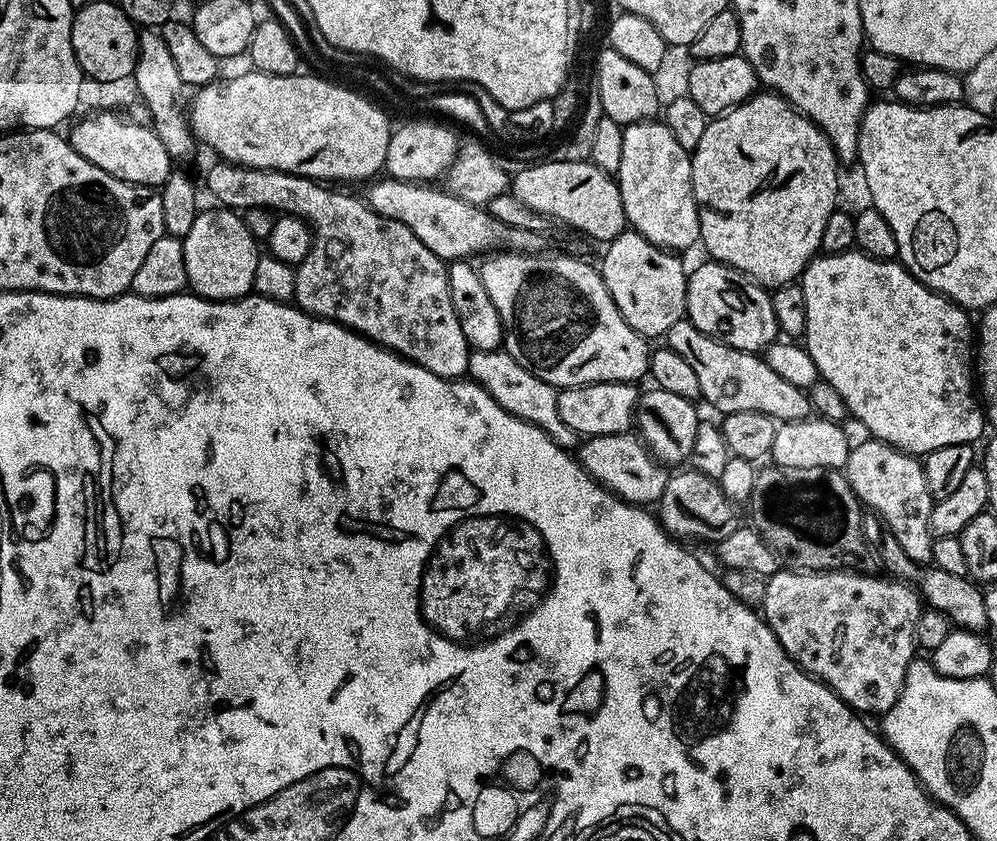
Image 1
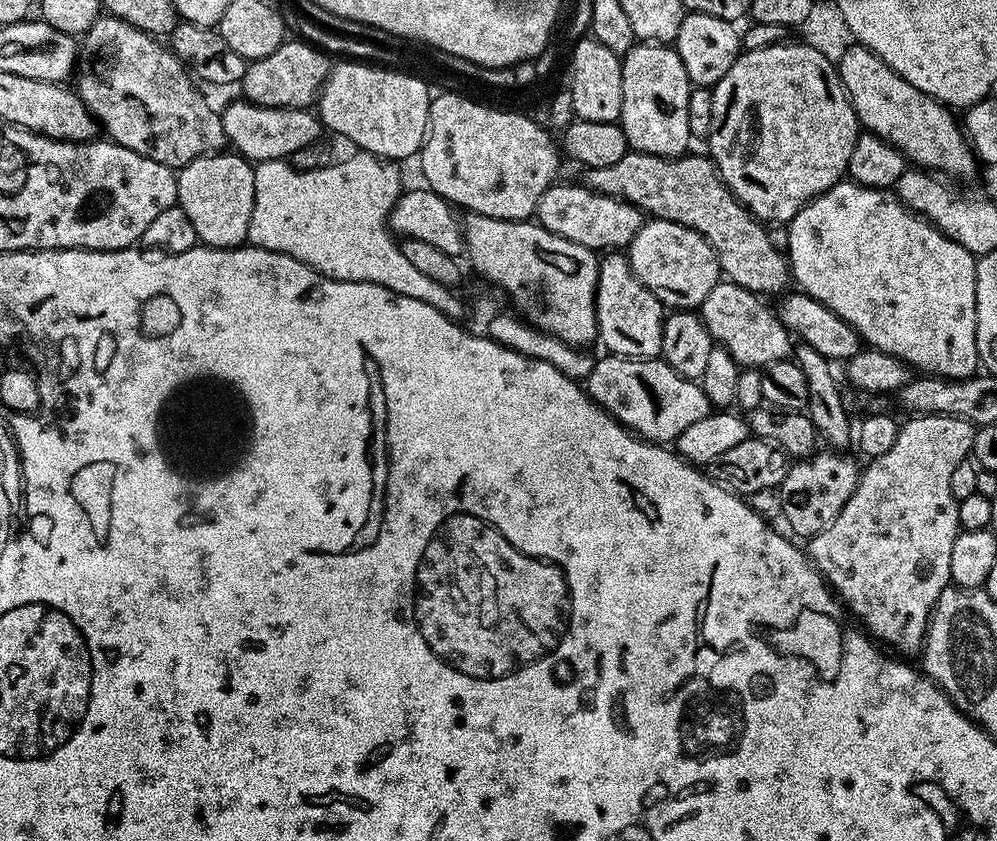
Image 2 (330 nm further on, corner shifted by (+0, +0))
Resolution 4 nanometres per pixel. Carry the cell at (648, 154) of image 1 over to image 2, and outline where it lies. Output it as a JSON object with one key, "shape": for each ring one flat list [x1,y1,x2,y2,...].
{"shape":[[651,42,637,43,622,57,620,69,622,110,618,123,626,134,629,149,673,158,685,155,689,151,688,144,693,143,686,106,690,106,694,85,675,47]]}

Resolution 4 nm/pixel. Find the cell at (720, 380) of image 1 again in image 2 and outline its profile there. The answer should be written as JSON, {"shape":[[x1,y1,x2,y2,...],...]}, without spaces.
{"shape":[[721,282,706,294,700,303,698,315,704,320,706,330,719,347,730,350,741,369,763,370,775,360,787,360,793,355,794,340,786,325,771,307,763,304,757,293,731,282]]}

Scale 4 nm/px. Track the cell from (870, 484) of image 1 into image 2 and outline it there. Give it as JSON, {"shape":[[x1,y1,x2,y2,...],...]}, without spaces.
{"shape":[[942,414,912,416,908,418,908,421,903,421,898,430,898,438,894,438,894,446,890,446,890,450,886,450,886,454,871,457,867,461,868,468,866,464,866,467,861,471,858,486,854,490,854,494,850,494,846,506,842,506,842,514,838,514,838,518,834,518,834,522,830,522,830,526,826,526,826,530,822,530,817,536,811,537,807,541,806,555,811,560,813,569,817,573,821,572,828,579,829,585,827,584,827,587,835,593,839,603,841,600,845,604,841,605,859,621,863,631,867,632,873,640,887,646,893,653,919,653,923,649,924,637,928,634,928,622,932,618,932,608,938,602,942,590,946,590,950,586,952,579,950,553,954,546,954,538,962,530,958,522,958,502,950,490,950,478,954,474,954,466,958,466,958,462,969,459,975,433,976,428,969,420,963,420,957,416,943,416]]}

